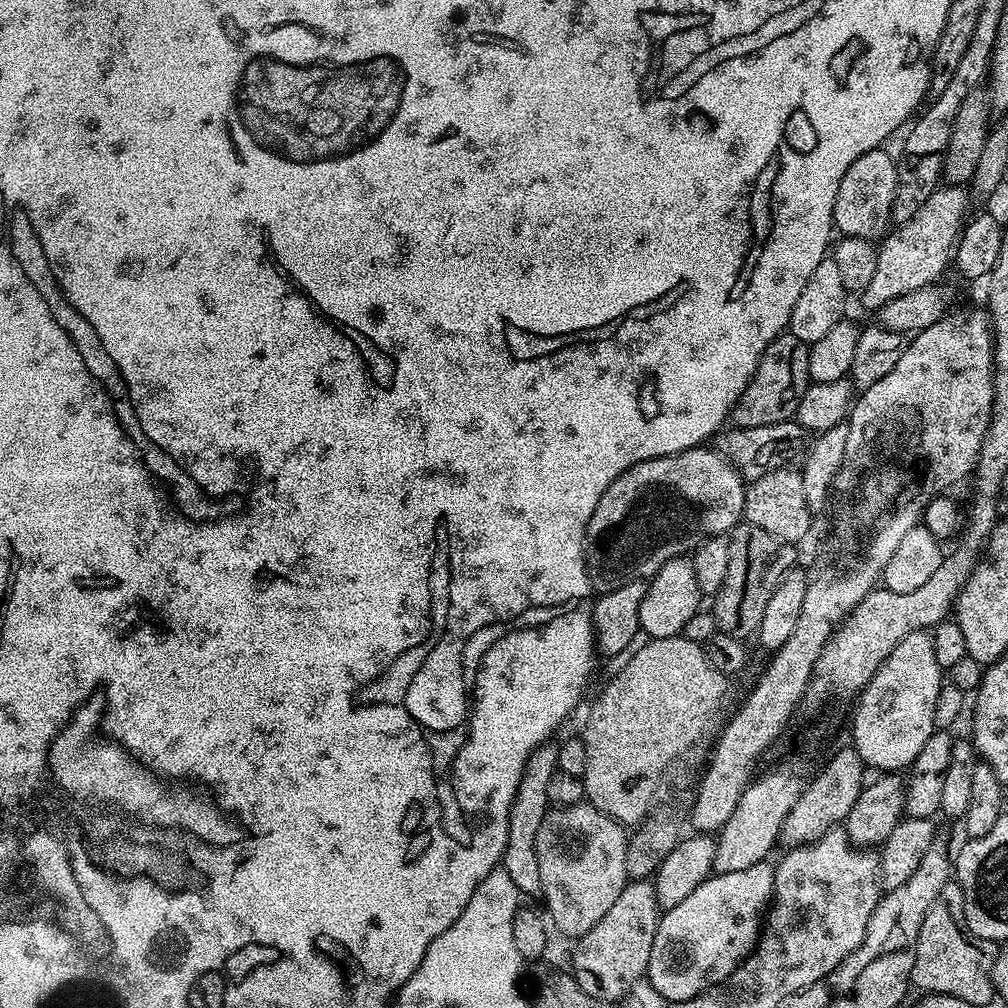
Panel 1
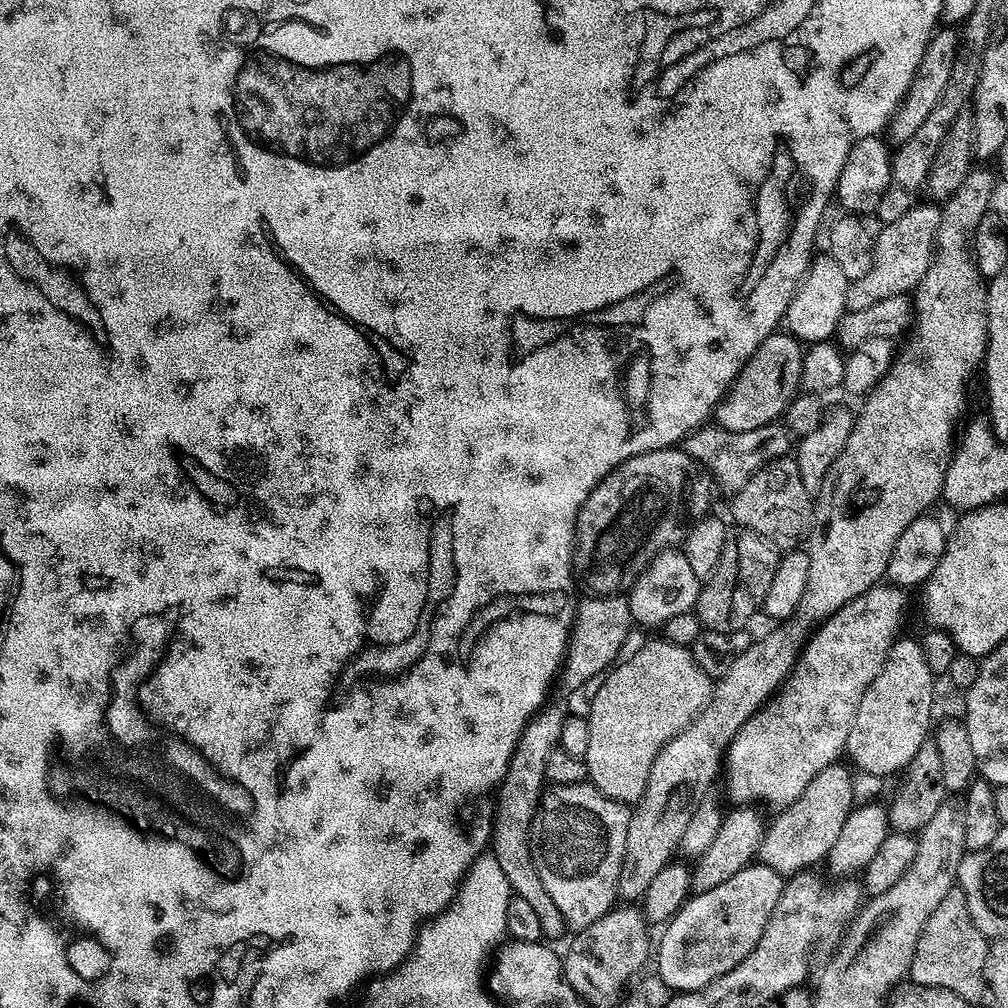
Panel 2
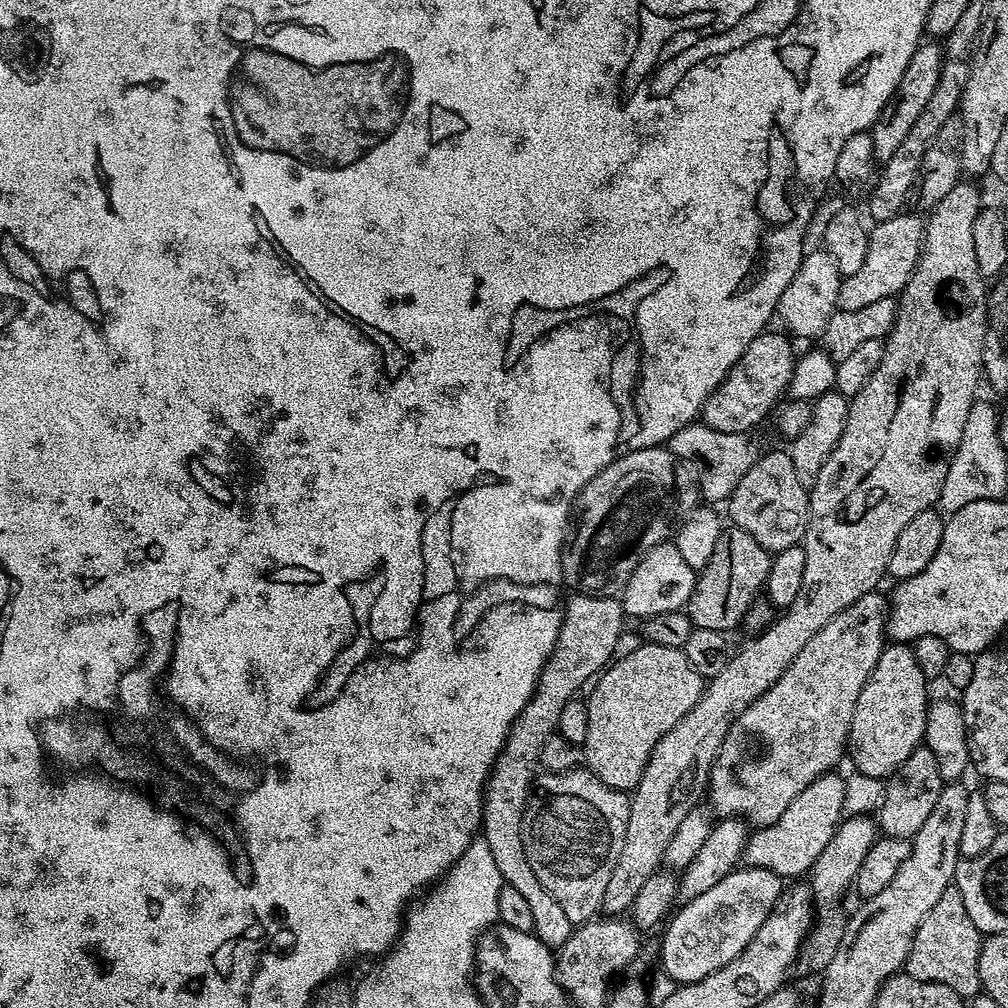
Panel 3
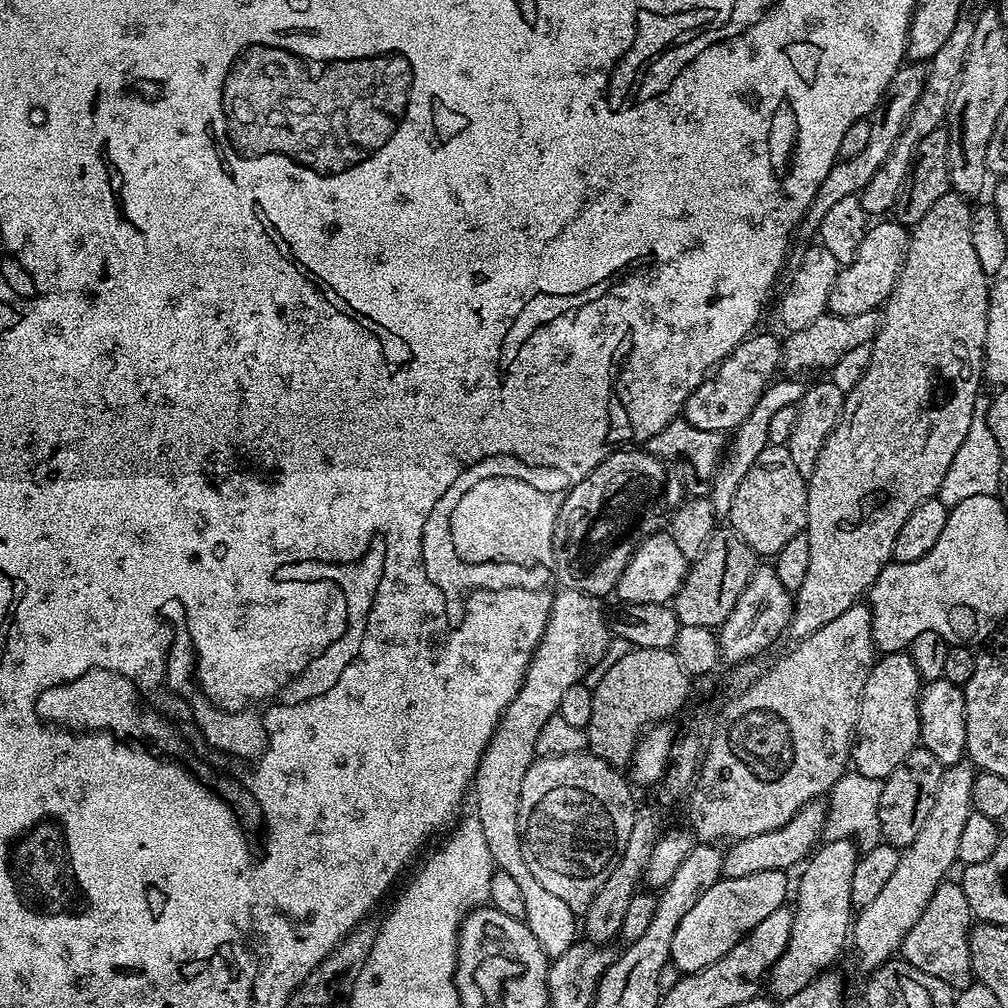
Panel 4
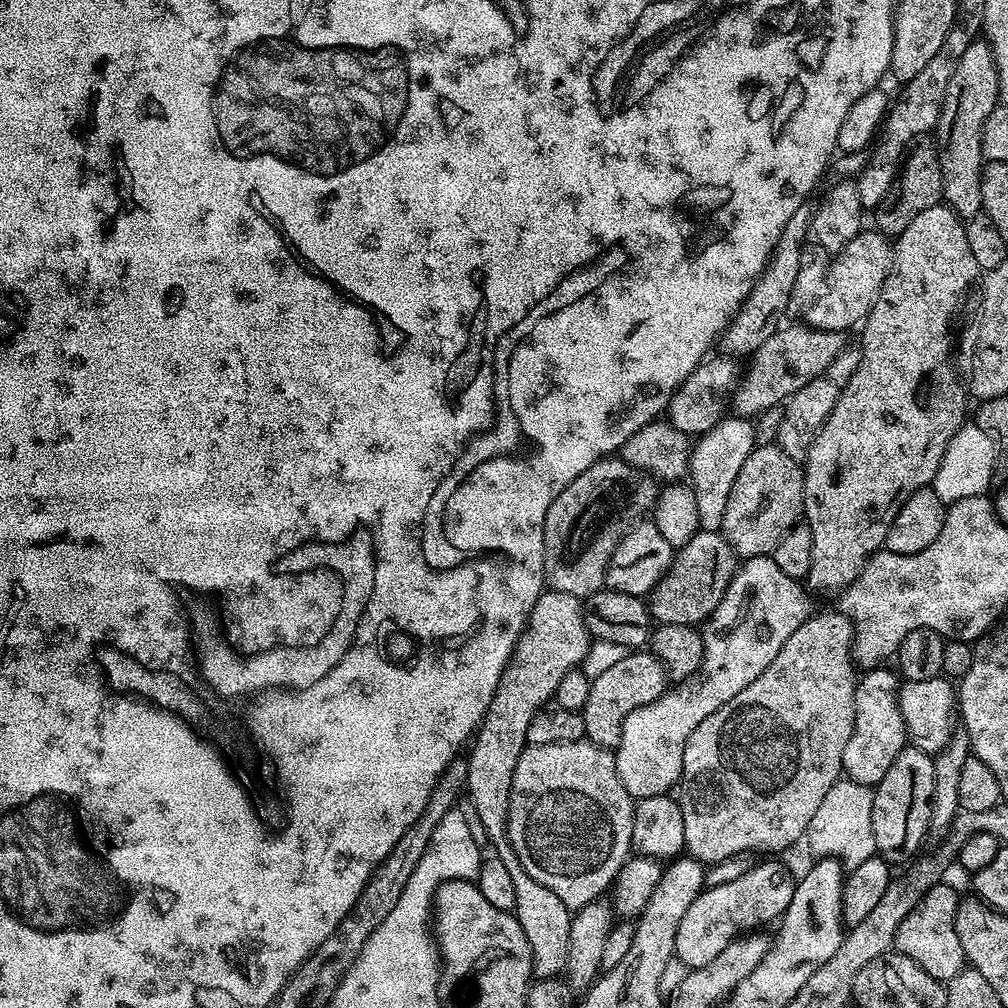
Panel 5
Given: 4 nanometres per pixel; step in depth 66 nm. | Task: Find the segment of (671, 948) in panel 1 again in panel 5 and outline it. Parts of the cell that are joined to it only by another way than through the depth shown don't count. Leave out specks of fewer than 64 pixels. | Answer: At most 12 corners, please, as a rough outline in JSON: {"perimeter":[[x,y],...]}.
{"perimeter":[[753,863],[686,910],[675,959],[706,966],[732,940],[779,921],[796,880]]}

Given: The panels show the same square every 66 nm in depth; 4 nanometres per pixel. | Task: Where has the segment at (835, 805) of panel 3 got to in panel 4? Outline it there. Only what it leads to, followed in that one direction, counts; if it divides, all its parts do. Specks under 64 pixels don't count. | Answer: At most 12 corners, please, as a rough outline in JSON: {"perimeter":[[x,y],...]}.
{"perimeter":[[808,803],[785,826],[731,841],[721,877],[803,863],[823,835],[827,807]]}

